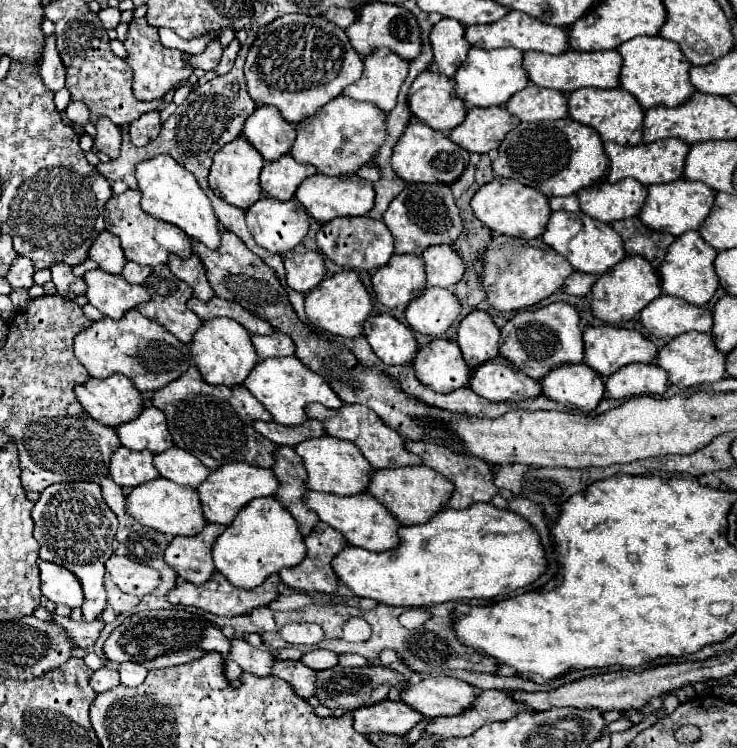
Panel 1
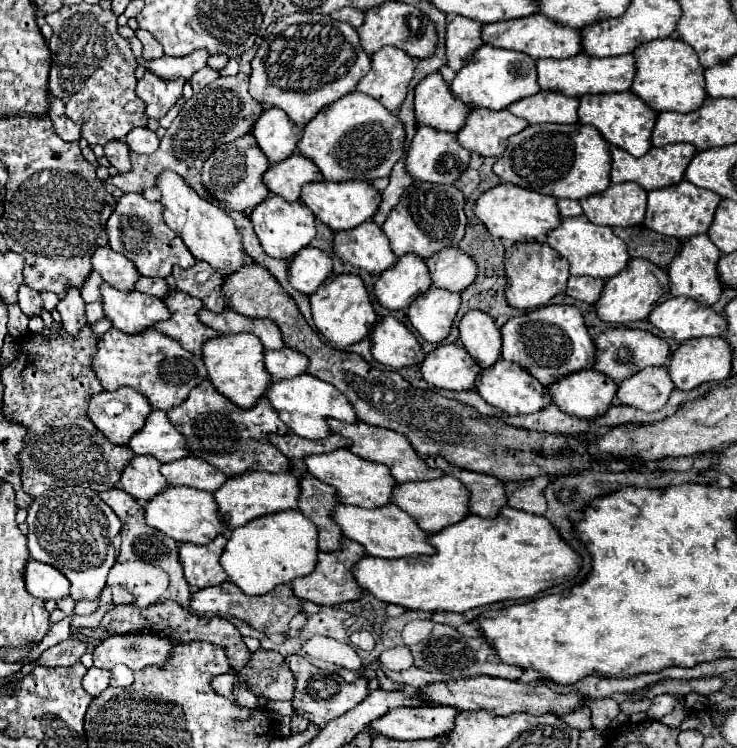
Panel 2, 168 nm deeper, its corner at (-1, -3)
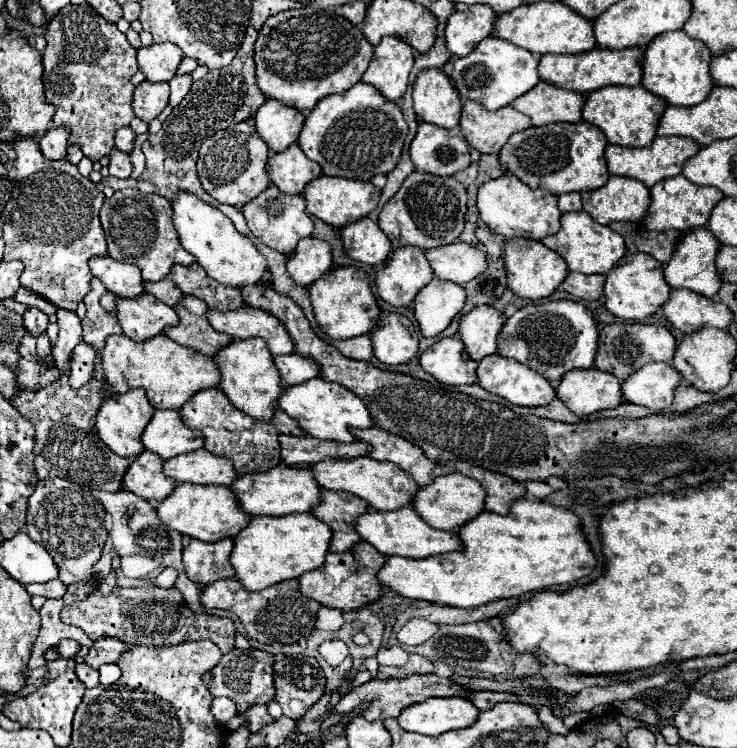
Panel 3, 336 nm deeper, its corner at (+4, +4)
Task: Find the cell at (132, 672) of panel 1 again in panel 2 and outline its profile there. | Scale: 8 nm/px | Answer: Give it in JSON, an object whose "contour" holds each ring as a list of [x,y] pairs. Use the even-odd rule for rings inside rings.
{"contour":[[[116,665],[112,669],[112,677],[110,677],[110,687],[130,687],[134,681],[134,673],[124,667],[124,665]]]}

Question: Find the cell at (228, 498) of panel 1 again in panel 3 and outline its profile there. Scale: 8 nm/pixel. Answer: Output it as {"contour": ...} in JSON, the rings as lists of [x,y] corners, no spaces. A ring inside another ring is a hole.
{"contour":[[[279,464],[267,472],[241,474],[229,486],[239,500],[239,506],[249,516],[285,516],[293,512],[309,512],[313,504],[319,504],[319,484],[315,482],[311,470],[297,470],[287,464]]]}

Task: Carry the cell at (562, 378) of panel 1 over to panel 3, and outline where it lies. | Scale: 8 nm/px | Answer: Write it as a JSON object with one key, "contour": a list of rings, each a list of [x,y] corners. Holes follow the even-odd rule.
{"contour":[[[597,368],[565,372],[555,392],[557,398],[577,416],[589,416],[621,404],[621,382],[609,372]]]}

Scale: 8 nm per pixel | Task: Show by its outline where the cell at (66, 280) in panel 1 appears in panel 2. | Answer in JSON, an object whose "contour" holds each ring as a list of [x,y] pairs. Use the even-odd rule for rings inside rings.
{"contour":[[[68,289],[66,297],[58,303],[58,313],[62,317],[62,327],[68,335],[76,337],[80,329],[86,325],[86,315],[84,315],[84,301],[80,297],[80,291]]]}

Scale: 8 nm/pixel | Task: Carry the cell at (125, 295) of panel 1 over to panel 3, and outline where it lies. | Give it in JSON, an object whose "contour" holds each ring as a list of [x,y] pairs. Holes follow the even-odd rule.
{"contour":[[[147,292],[137,298],[115,296],[115,314],[123,334],[137,342],[161,334],[165,326],[177,324],[175,310]]]}

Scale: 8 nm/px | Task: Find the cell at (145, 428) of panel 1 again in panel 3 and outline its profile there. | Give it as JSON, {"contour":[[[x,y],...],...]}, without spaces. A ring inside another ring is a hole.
{"contour":[[[155,410],[141,434],[141,442],[147,450],[169,460],[173,456],[199,450],[203,446],[203,434],[187,430],[175,410]]]}

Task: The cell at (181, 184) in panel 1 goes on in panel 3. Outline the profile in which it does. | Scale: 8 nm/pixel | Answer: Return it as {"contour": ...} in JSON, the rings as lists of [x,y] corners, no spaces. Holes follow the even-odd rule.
{"contour":[[[179,190],[173,200],[173,226],[179,234],[179,240],[187,252],[205,268],[205,272],[221,284],[241,288],[245,284],[255,284],[267,276],[267,260],[257,252],[249,238],[239,234],[233,228],[233,222],[223,216],[223,212],[211,204],[205,204],[195,194]]]}

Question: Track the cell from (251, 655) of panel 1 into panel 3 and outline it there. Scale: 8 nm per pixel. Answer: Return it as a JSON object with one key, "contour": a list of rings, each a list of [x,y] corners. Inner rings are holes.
{"contour":[[[115,586],[109,596],[103,596],[95,590],[87,600],[77,602],[73,606],[65,606],[61,612],[61,620],[65,624],[73,624],[83,628],[83,632],[91,638],[115,636],[123,642],[137,646],[173,646],[187,640],[213,640],[223,654],[235,648],[235,628],[233,620],[227,616],[211,616],[193,612],[183,604],[181,592],[175,588],[119,588]]]}

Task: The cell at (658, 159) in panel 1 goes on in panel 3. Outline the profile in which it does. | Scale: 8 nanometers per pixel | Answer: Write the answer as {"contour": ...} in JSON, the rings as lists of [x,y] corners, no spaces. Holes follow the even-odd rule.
{"contour":[[[663,136],[663,138],[655,138],[651,146],[647,148],[625,148],[625,146],[615,146],[609,144],[605,148],[605,160],[607,160],[607,168],[609,174],[615,176],[627,176],[627,178],[635,178],[641,180],[645,186],[653,186],[659,180],[671,178],[671,176],[679,176],[683,172],[683,164],[689,156],[697,154],[701,146],[693,140],[693,138],[683,138],[683,136]]]}

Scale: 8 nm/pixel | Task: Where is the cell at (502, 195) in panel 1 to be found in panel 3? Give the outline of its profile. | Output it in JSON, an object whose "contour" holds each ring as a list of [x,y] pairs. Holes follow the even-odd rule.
{"contour":[[[513,174],[499,176],[495,180],[485,182],[477,194],[477,208],[481,220],[495,232],[505,238],[533,238],[541,240],[559,230],[561,212],[557,210],[557,196],[549,194],[541,188],[529,188]]]}

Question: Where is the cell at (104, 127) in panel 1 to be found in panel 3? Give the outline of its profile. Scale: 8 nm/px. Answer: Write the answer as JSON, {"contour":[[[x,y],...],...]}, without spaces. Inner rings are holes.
{"contour":[[[113,148],[109,154],[109,174],[117,178],[129,178],[131,170],[133,170],[133,164],[129,160],[129,154]]]}

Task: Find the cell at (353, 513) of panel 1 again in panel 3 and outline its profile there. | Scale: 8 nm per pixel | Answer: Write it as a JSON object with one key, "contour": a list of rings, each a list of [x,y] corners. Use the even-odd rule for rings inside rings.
{"contour":[[[403,506],[403,508],[391,510],[391,512],[379,512],[379,510],[369,508],[365,514],[361,514],[357,518],[355,532],[363,540],[373,544],[383,556],[397,554],[397,556],[405,556],[405,558],[429,558],[435,554],[461,550],[461,540],[455,532],[431,528],[429,524],[423,522],[423,518],[411,506]]]}

